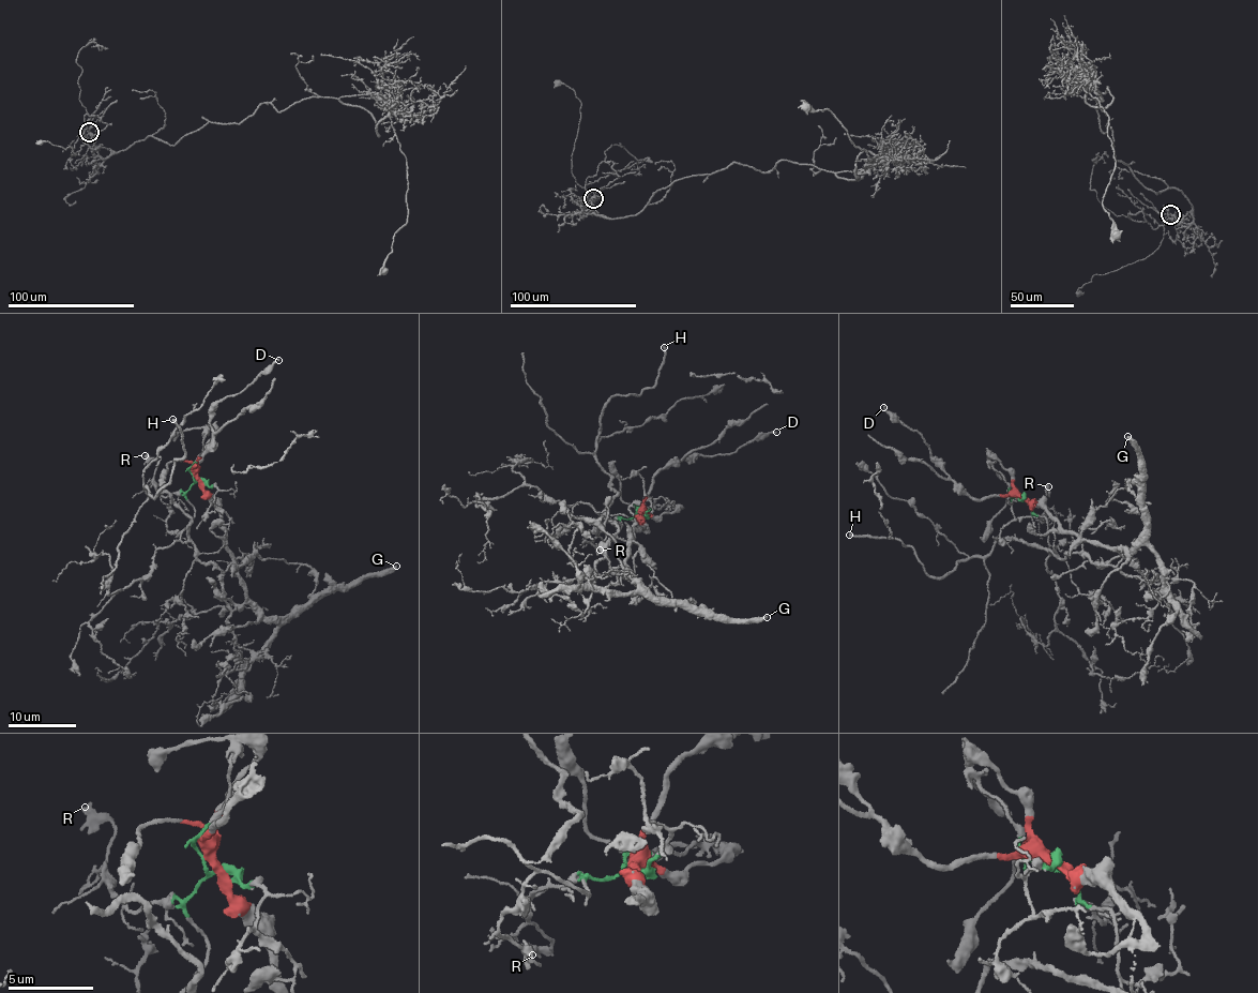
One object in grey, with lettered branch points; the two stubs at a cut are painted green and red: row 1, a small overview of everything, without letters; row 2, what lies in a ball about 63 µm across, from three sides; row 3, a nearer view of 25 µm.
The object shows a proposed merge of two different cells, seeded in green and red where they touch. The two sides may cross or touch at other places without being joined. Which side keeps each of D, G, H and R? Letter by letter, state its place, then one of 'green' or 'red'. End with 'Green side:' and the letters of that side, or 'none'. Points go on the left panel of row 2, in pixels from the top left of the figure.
D: place (278, 360); red
G: place (396, 566); red
H: place (172, 419); green
R: place (145, 455); green
Green side: H, R

